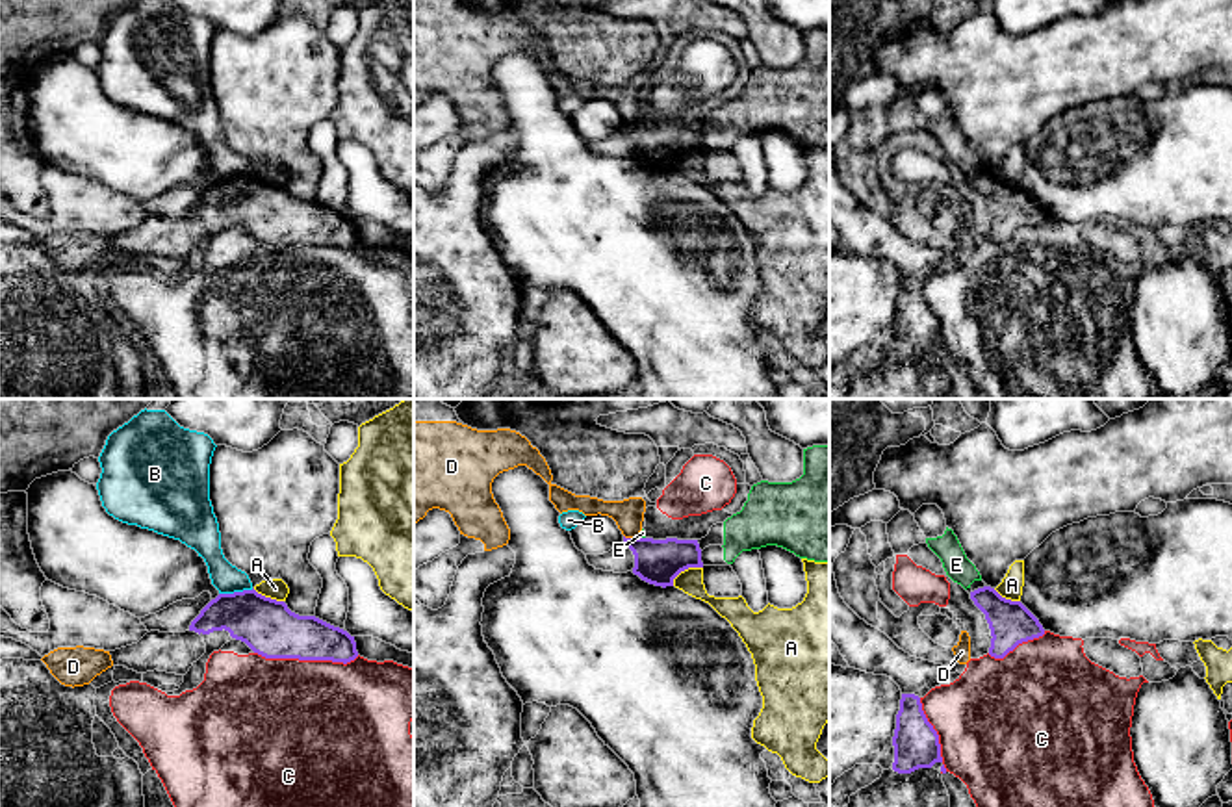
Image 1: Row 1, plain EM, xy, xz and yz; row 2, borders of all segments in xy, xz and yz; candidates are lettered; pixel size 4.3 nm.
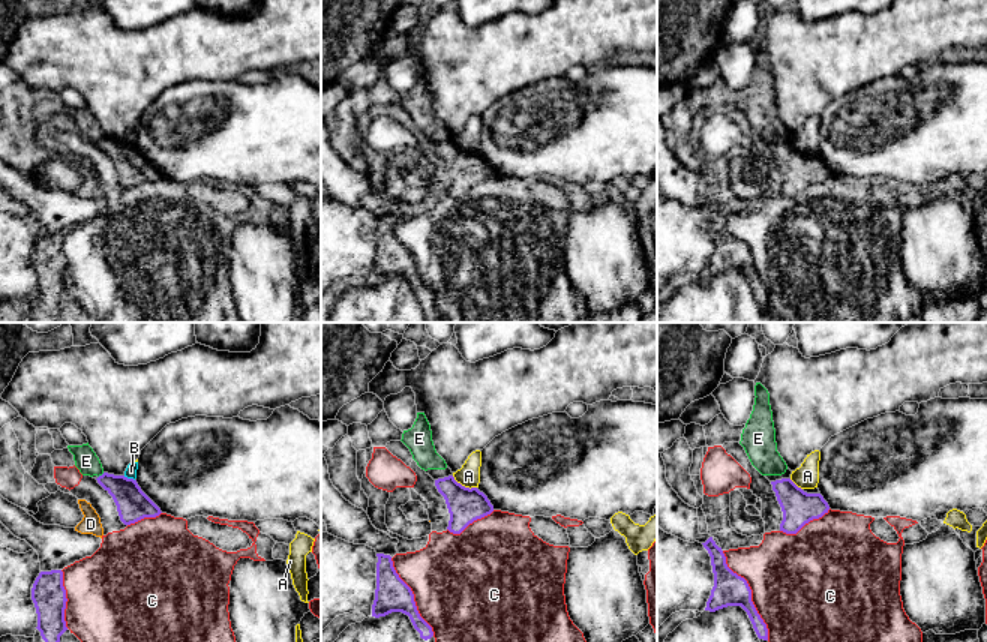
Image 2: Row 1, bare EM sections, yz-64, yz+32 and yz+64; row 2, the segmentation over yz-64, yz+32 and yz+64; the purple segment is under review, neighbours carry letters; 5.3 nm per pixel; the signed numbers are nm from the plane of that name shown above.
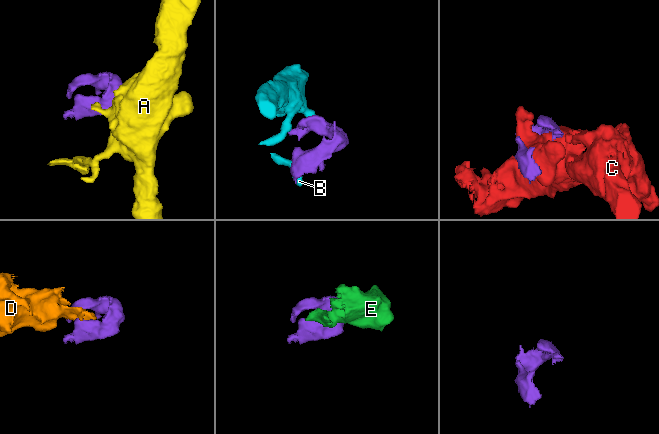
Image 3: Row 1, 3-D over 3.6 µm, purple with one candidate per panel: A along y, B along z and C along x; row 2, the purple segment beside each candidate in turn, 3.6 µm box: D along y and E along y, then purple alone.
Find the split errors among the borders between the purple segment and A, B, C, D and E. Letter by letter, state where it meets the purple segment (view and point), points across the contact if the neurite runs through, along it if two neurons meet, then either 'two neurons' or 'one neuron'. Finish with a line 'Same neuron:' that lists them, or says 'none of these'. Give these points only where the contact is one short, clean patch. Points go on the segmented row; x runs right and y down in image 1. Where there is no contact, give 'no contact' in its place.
A: meets purple in xz at (685, 568); border along xz (702, 566), (683, 570), (672, 585); two neurons
B: meets purple in xy at (236, 592); border along xy (253, 589), (219, 594); two neurons
C: meets purple in xy at (307, 659); two neurons
D: meets purple in xz at (631, 538); border along xz (624, 535), (637, 538); two neurons
E: meets purple in xz at (642, 538); two neurons
Same neuron: none of these

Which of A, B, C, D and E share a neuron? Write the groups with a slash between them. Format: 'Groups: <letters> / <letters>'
Groups: A / B / C / D E

